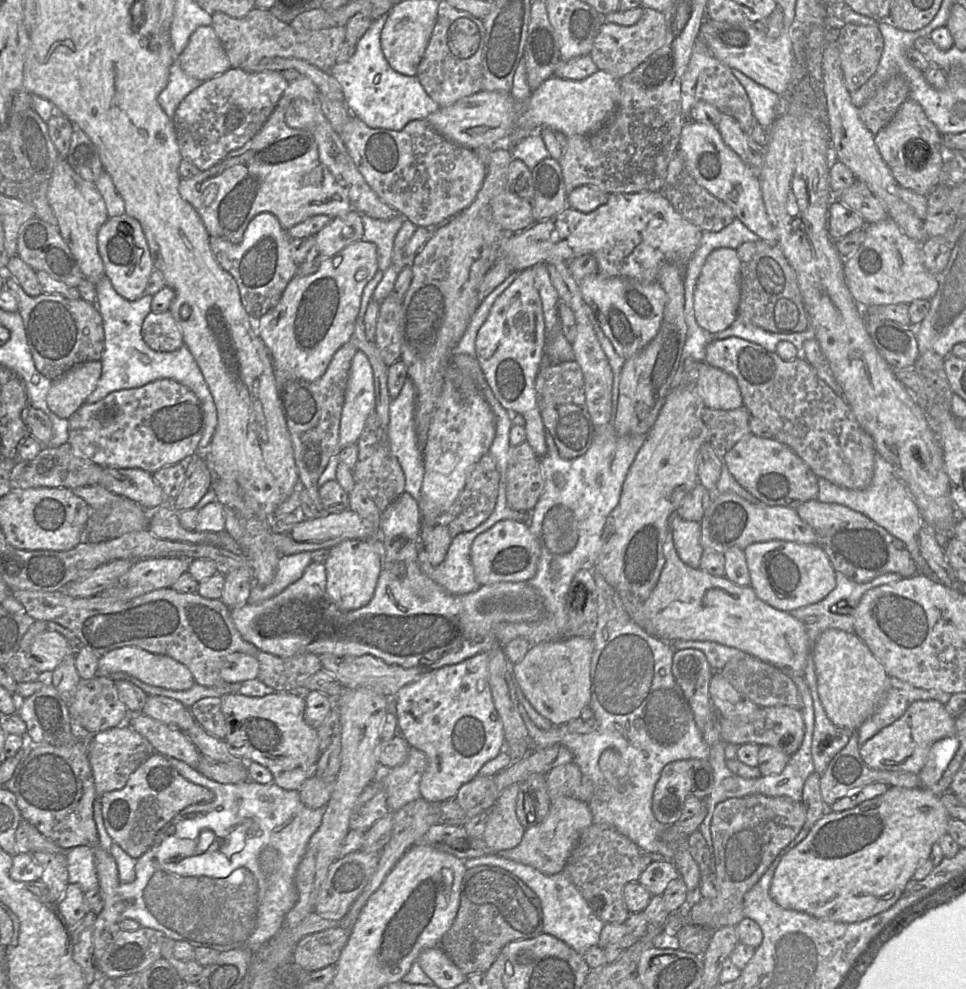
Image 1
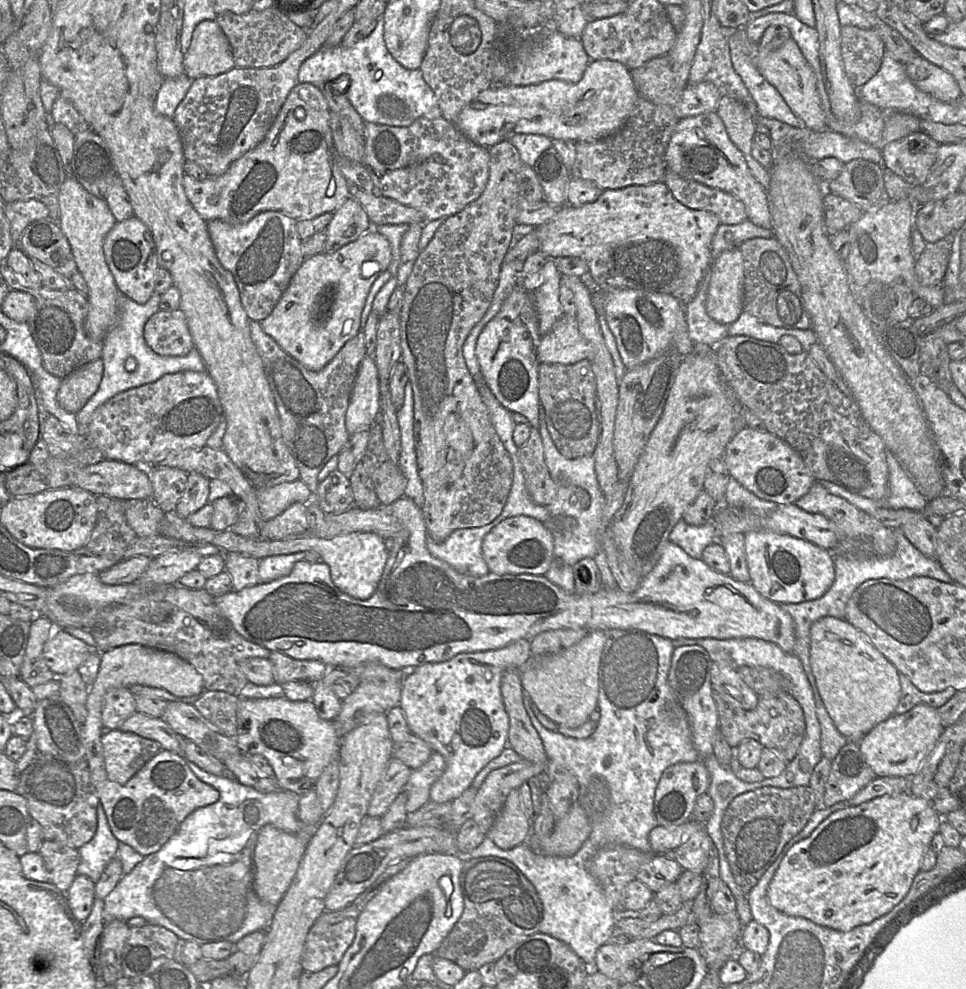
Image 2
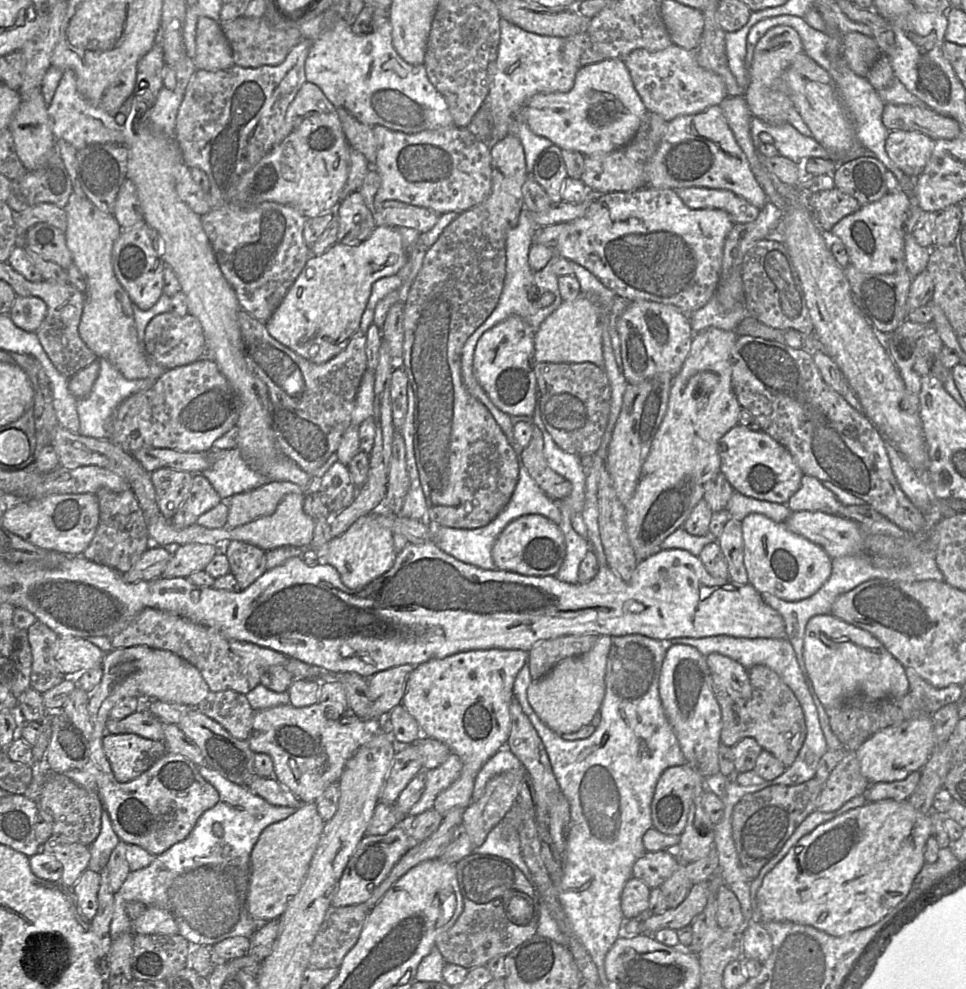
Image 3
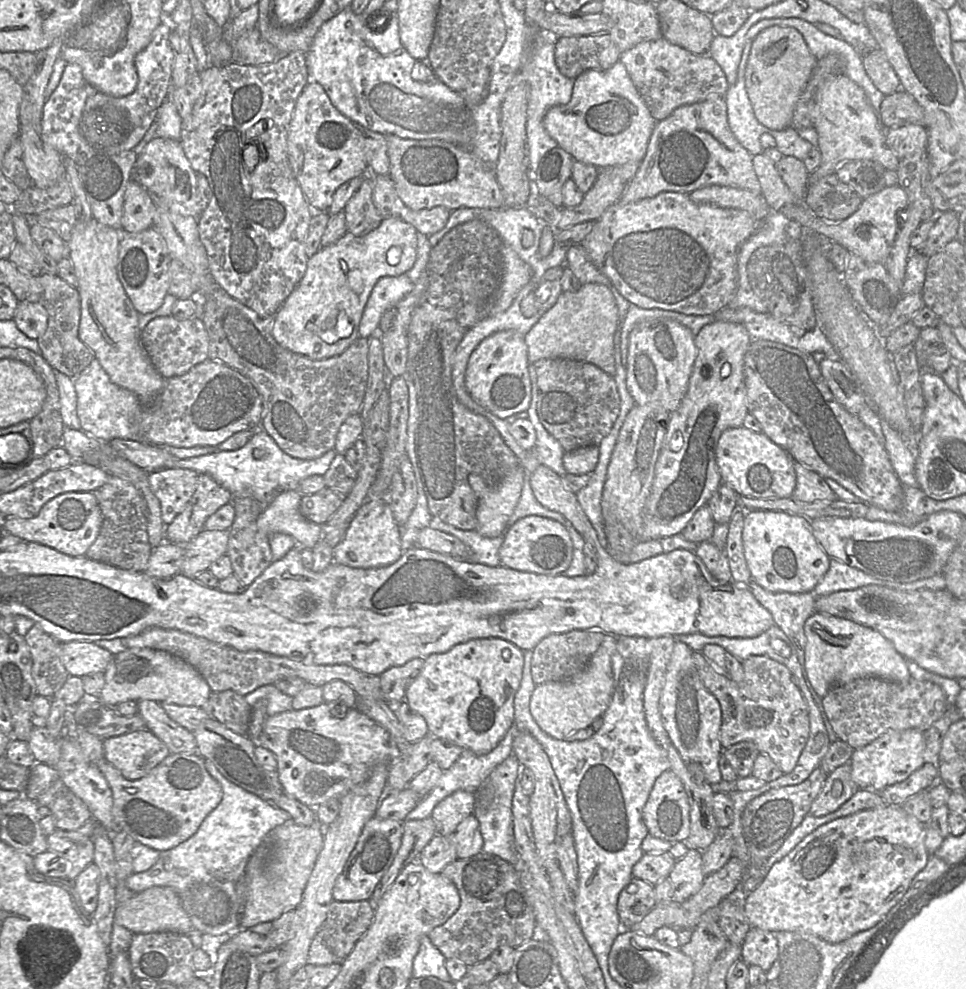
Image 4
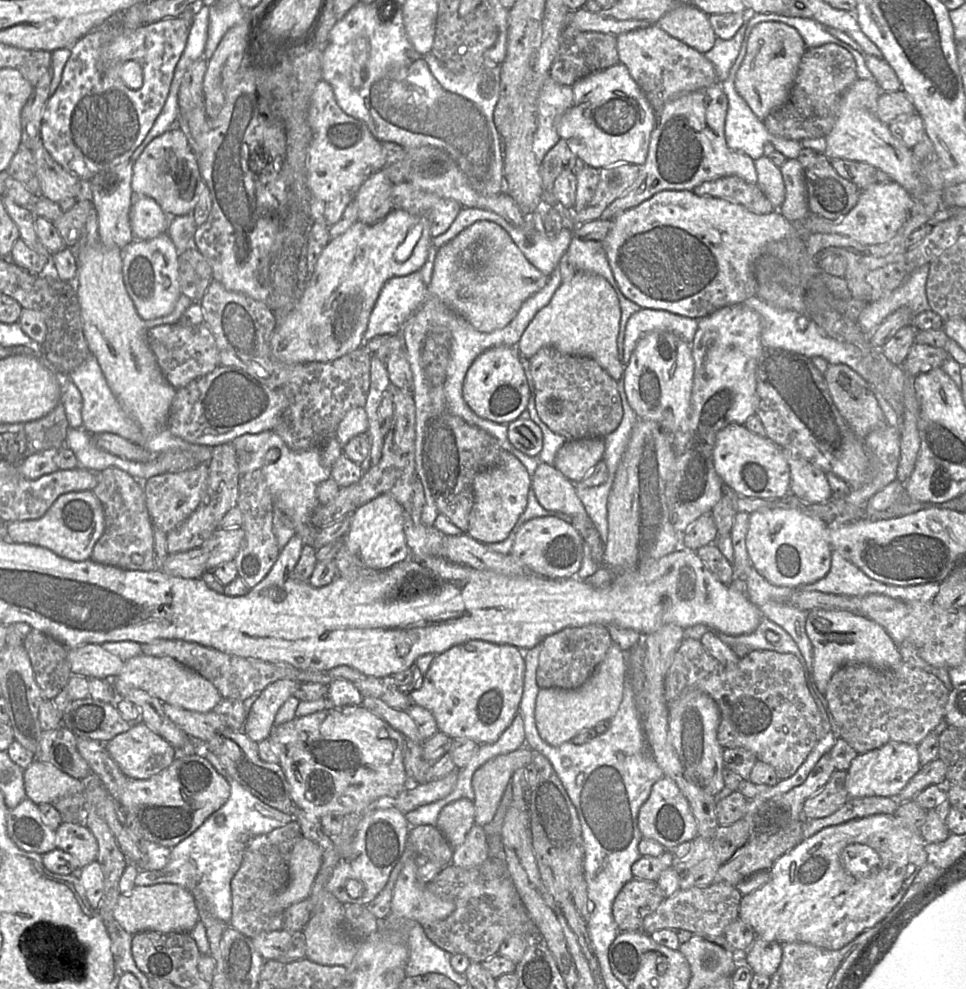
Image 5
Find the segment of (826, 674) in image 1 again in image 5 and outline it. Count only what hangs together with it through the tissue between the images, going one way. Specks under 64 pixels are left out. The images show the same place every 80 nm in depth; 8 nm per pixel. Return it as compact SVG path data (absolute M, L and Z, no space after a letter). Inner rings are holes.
M813 609L808 611L806 633L813 646L813 682L825 695L832 675L847 664L866 664L879 669L901 664L902 656L886 630L876 622L844 610Z

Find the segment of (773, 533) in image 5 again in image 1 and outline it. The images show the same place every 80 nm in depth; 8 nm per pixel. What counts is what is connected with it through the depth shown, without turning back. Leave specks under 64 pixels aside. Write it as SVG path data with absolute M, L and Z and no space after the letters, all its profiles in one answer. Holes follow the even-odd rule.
M785 540L754 542L745 549L750 586L757 597L770 606L785 611L816 603L836 586L834 570L827 554L817 544Z

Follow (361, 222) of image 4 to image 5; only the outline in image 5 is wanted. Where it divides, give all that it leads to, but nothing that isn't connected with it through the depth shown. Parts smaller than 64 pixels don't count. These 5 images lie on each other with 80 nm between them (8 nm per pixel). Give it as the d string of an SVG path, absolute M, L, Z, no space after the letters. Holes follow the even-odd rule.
M378 171L357 188L353 200L358 208L358 221L374 224L386 217L393 210L392 187L386 174Z

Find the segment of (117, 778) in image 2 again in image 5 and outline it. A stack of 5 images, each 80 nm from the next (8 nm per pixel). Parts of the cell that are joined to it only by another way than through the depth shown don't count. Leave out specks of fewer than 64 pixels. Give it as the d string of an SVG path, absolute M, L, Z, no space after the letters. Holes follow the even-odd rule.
M143 721L135 722L129 730L106 742L105 747L122 772L133 779L148 779L158 774L176 757L175 748Z

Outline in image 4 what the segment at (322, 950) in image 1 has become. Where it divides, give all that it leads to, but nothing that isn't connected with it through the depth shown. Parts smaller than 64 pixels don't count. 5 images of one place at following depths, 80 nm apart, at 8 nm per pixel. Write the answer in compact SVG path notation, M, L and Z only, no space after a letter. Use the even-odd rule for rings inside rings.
M332 901L318 935L328 949L342 961L352 952L374 918L369 901Z

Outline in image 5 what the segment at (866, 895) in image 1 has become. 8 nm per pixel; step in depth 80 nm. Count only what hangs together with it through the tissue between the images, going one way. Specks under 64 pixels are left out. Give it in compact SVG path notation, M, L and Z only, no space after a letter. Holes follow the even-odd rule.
M874 814L823 828L813 836L802 840L797 846L777 859L770 870L770 880L759 889L742 897L739 918L754 930L756 936L767 941L778 943L802 942L827 950L839 950L861 932L879 922L901 900L919 870L927 863L925 844L920 835L920 830L917 832L901 825L893 814Z

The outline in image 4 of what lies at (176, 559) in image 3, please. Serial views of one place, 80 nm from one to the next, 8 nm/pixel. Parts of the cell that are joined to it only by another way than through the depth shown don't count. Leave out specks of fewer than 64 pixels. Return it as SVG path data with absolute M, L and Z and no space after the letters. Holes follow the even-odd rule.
M203 530L190 542L184 545L185 558L180 573L195 578L210 565L225 555L229 539L228 530Z

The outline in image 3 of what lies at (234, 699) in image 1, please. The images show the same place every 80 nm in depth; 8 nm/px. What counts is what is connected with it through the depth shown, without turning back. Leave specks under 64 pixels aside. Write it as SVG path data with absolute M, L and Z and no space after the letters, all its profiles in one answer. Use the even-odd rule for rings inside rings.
M319 702L305 707L294 707L289 703L256 710L246 739L253 752L266 753L272 758L274 777L302 803L316 802L331 783L339 780L347 761L358 748L379 731L379 726L372 720L364 720L349 709L338 719L328 719L324 711L325 707Z

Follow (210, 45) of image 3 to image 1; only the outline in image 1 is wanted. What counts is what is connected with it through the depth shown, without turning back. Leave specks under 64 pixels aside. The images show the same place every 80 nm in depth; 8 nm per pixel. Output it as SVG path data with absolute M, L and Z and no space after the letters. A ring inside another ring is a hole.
M200 26L179 55L181 69L202 82L231 69L224 47L212 26Z

